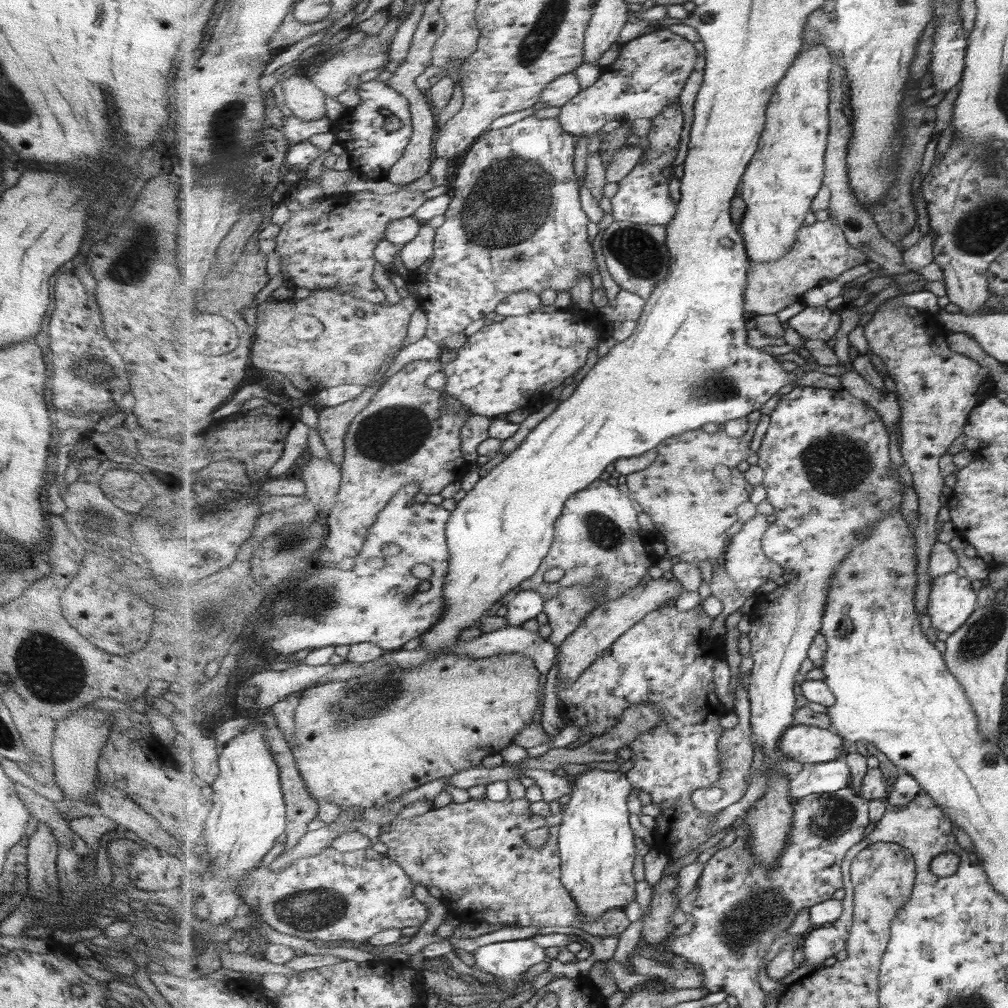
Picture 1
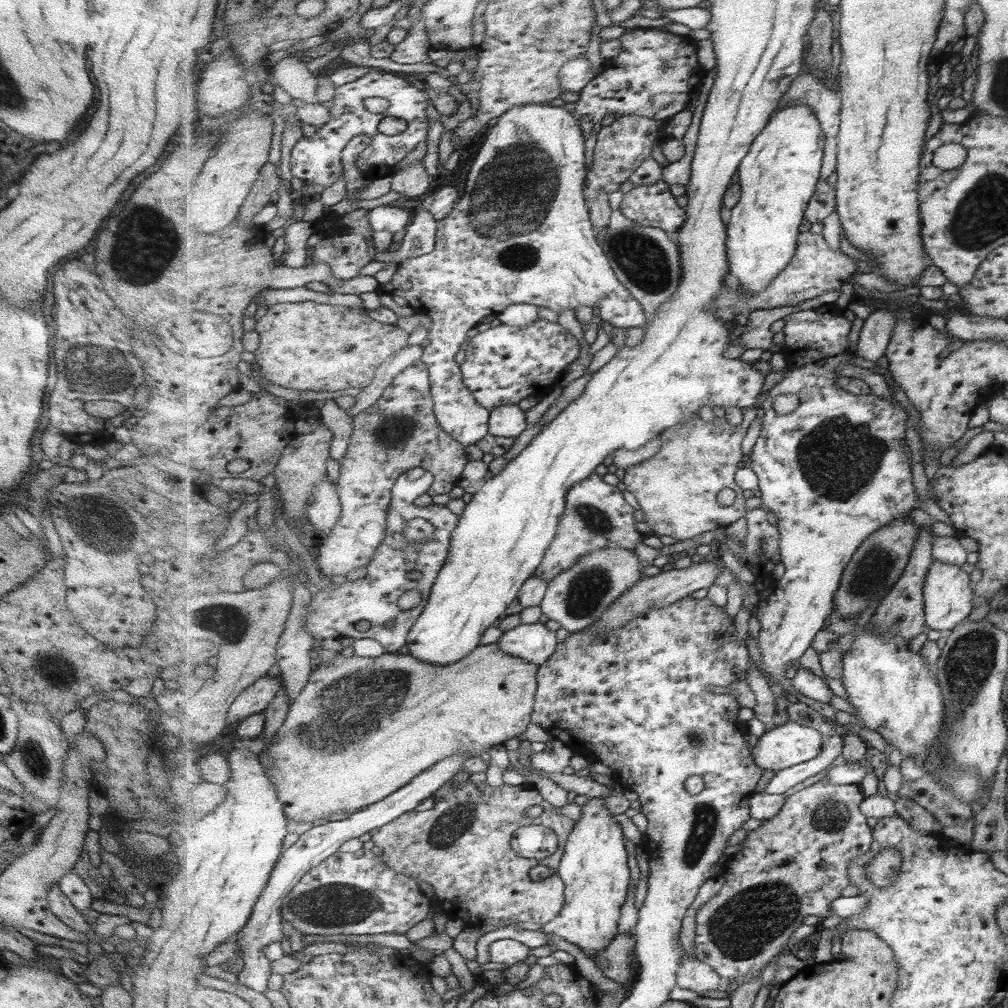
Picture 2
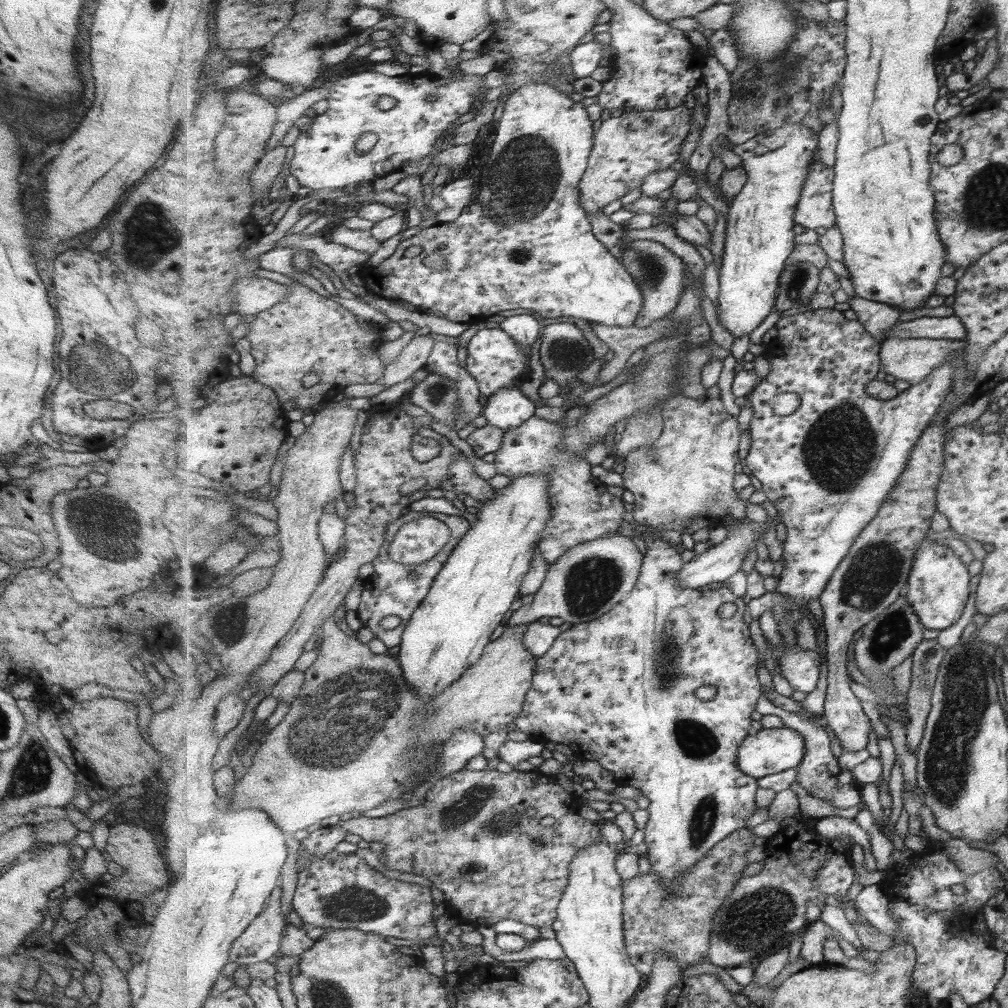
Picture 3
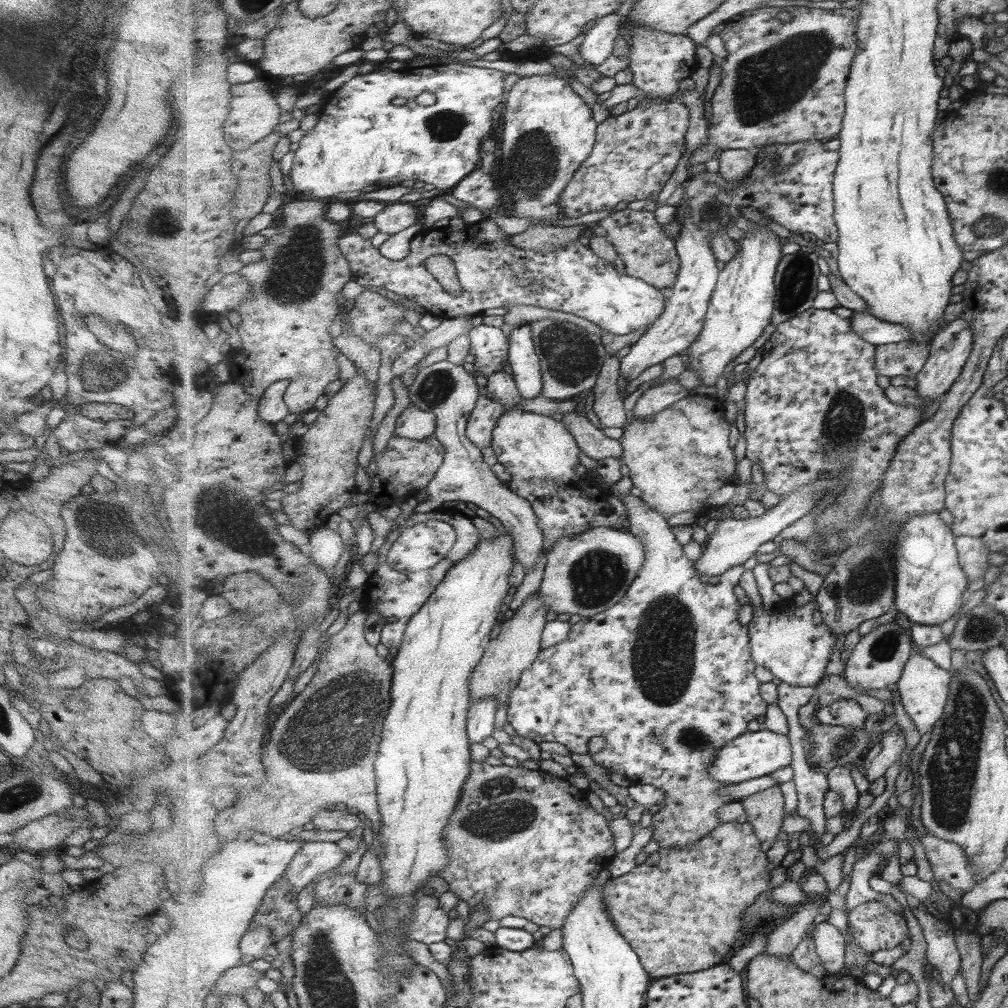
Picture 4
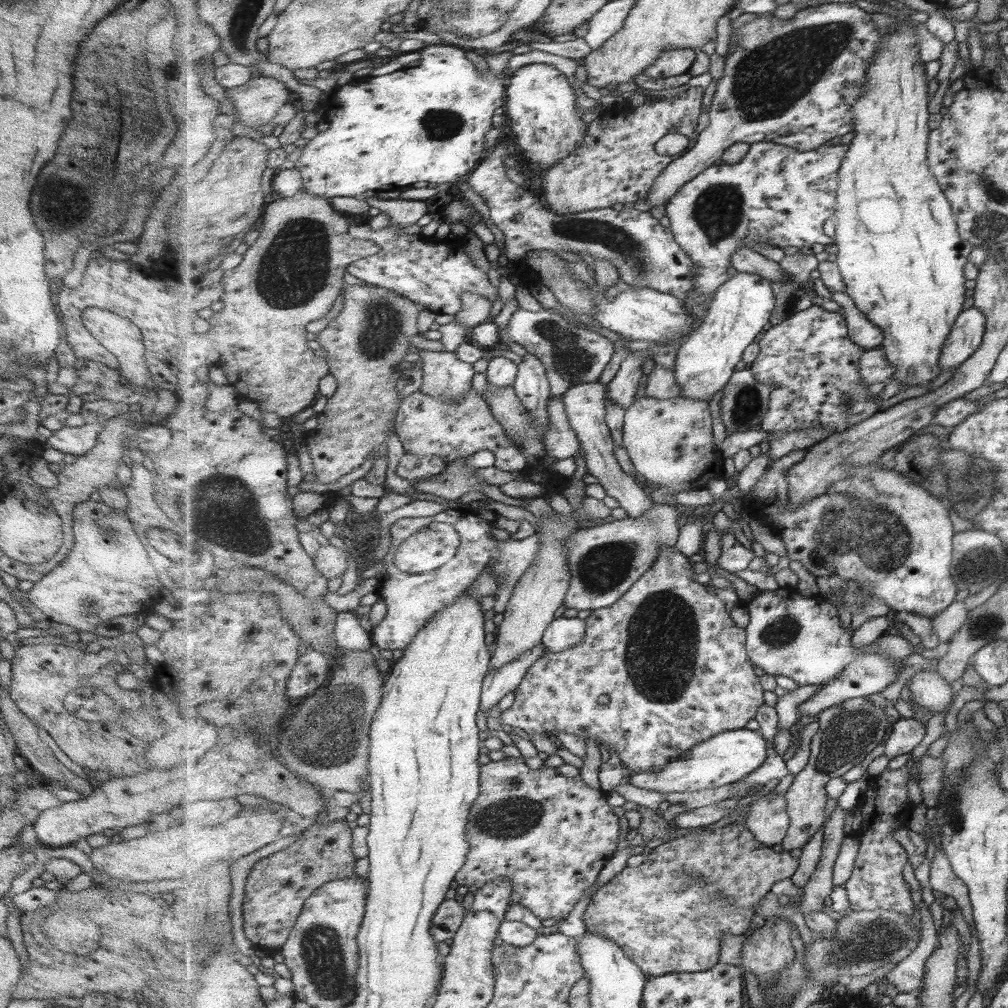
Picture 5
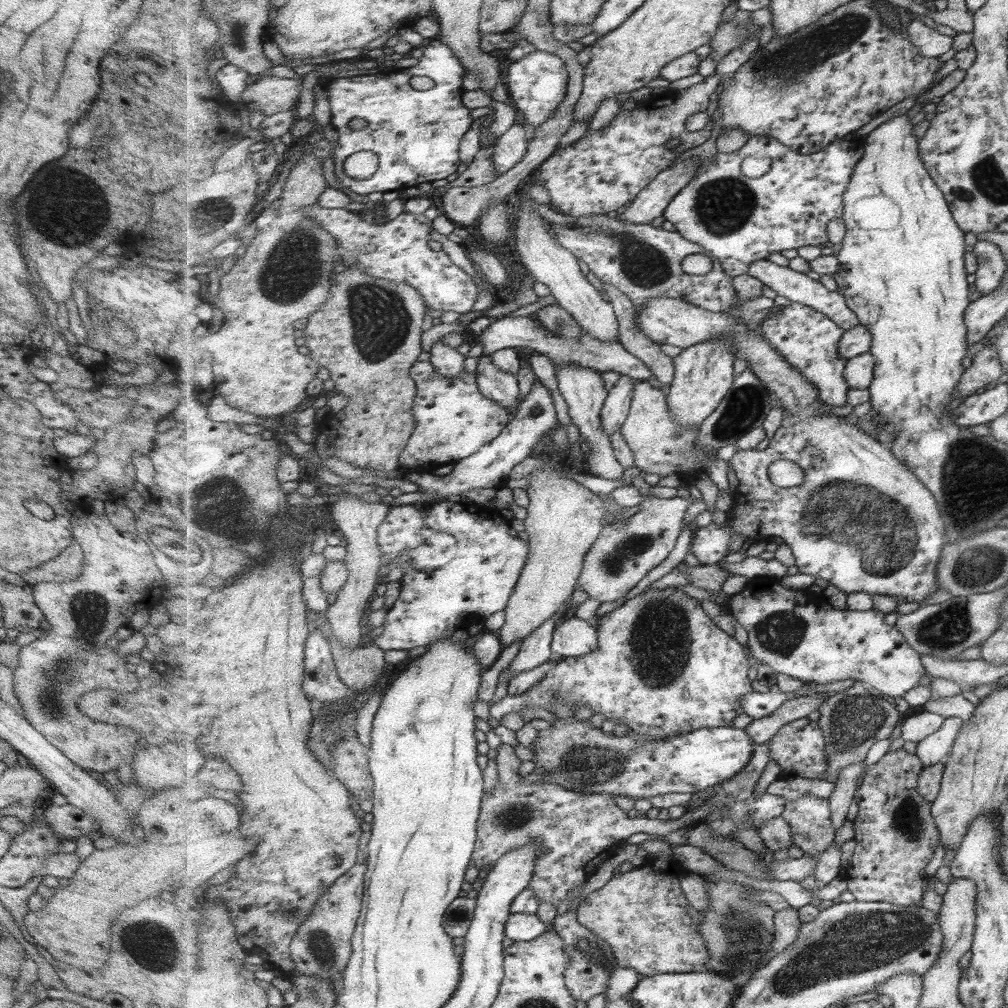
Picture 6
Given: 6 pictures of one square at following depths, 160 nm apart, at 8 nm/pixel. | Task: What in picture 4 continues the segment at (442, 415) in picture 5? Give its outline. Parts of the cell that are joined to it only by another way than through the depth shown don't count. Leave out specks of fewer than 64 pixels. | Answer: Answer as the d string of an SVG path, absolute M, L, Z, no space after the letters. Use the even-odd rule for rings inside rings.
M480 396L478 405L471 415L466 435L477 447L491 447L494 441L494 431L499 420L505 415L503 404L499 404L489 396ZM410 403L396 420L394 435L409 440L423 441L433 437L437 432L437 416L419 408L417 404Z

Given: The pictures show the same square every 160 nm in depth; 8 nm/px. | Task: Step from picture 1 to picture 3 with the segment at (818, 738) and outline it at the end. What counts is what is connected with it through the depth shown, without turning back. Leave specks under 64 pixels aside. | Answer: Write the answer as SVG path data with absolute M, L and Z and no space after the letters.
M762 728L754 735L749 735L738 750L738 767L747 776L763 778L798 768L806 755L806 739L795 728Z

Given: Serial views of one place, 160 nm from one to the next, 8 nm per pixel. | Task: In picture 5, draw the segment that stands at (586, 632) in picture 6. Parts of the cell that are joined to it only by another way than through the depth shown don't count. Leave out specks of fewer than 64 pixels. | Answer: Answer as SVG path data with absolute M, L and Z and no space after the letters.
M557 617L543 634L543 643L551 652L567 651L572 646L581 644L586 637L586 619L577 617Z

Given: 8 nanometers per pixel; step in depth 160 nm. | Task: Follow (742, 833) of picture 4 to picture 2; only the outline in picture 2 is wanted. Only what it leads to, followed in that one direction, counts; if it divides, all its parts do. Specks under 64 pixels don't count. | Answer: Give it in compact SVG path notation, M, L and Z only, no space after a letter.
M633 934L627 936L617 936L605 951L596 955L596 964L602 970L604 976L611 980L625 985L633 976L633 964L635 957L631 957L631 953L635 953L637 940Z

